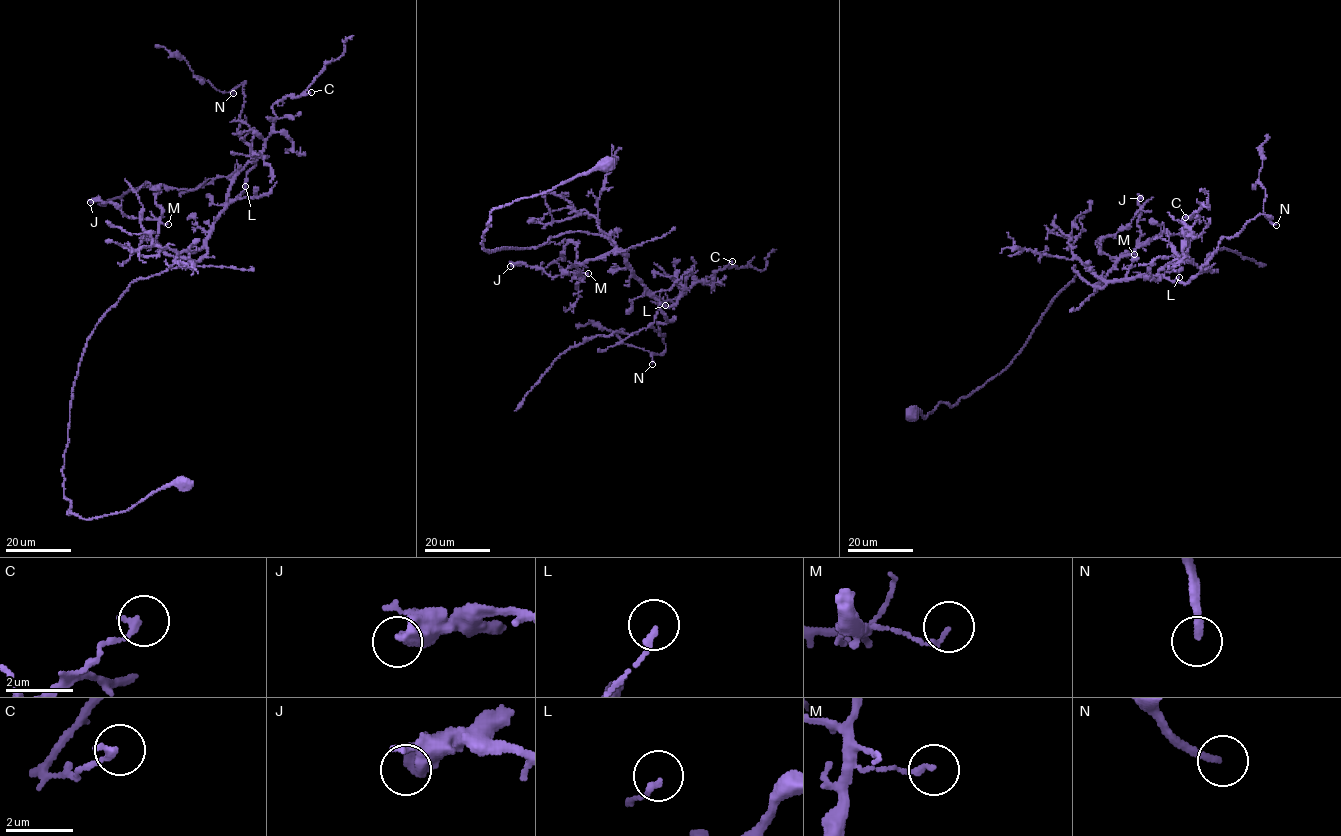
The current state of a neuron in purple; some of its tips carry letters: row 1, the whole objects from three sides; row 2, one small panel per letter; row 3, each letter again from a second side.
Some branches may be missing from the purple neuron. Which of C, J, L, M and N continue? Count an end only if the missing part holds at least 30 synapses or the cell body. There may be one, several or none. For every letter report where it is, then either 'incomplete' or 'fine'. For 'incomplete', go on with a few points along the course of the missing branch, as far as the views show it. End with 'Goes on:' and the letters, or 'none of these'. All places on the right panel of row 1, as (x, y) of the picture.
C: at (1185, 217); fine
J: at (1140, 198); fine
L: at (1179, 277); fine
M: at (1134, 254); fine
N: at (1276, 225); incomplete
Goes on: N

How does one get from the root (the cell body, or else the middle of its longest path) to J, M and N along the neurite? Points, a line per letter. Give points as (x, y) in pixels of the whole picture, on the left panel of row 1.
J: (182, 485), (68, 514), (88, 338), (132, 282), (195, 262), (162, 251), (158, 220), (90, 202)
M: (182, 485), (84, 519), (68, 514), (62, 473), (96, 324), (135, 280), (195, 262), (162, 251), (168, 224)
N: (182, 485), (68, 514), (71, 393), (128, 286), (202, 259), (245, 190), (245, 81), (233, 93)

